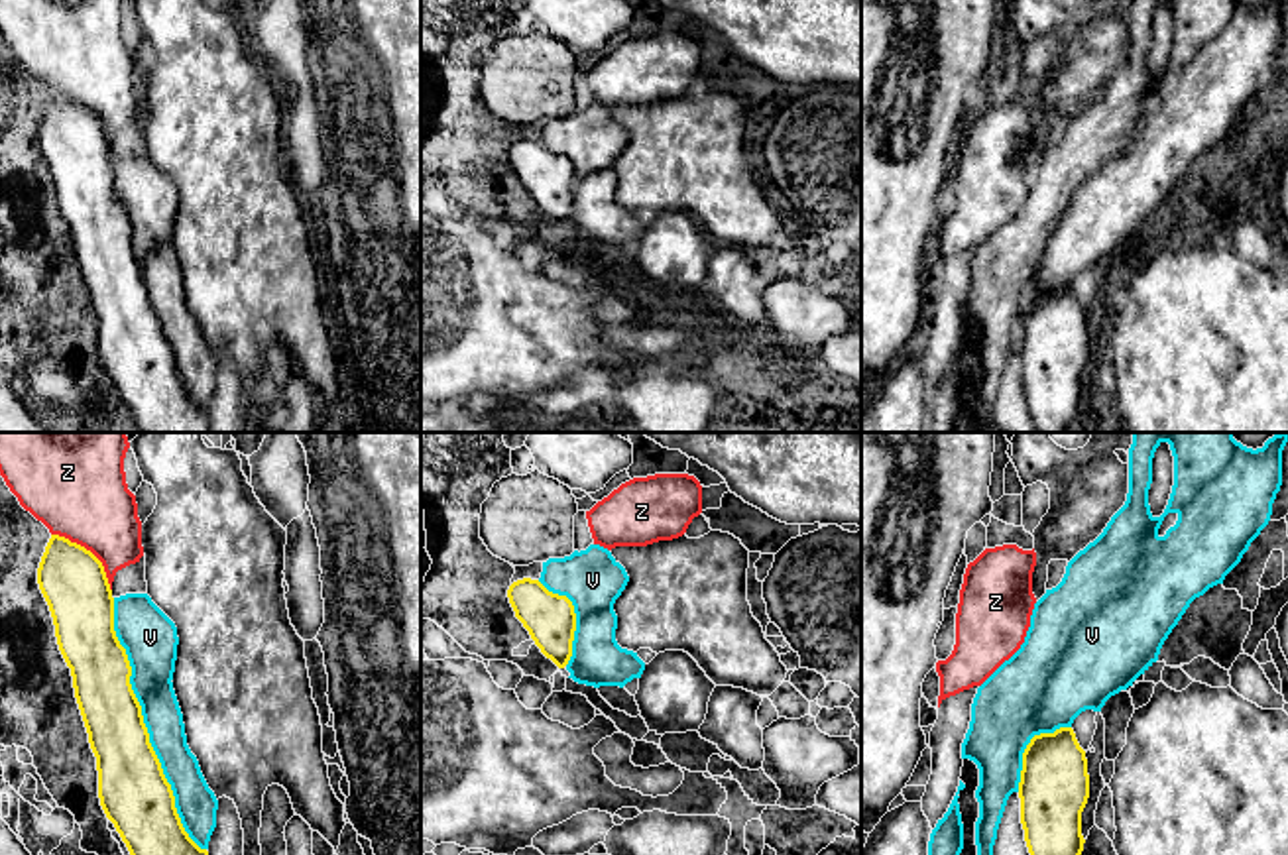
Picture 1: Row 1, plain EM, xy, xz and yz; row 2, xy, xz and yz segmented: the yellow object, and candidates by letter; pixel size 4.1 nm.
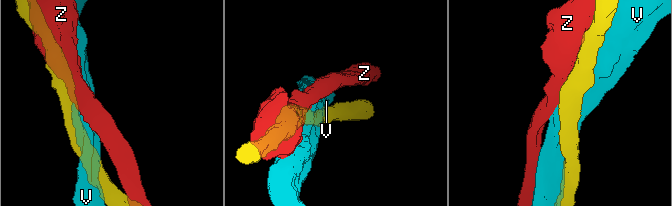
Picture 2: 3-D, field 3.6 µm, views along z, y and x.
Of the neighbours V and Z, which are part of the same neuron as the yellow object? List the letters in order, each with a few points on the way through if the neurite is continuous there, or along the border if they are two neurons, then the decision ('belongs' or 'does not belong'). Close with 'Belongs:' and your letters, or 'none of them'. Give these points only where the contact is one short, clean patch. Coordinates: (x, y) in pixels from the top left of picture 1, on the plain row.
V: does not belong
Z: does not belong
Belongs: none of them

